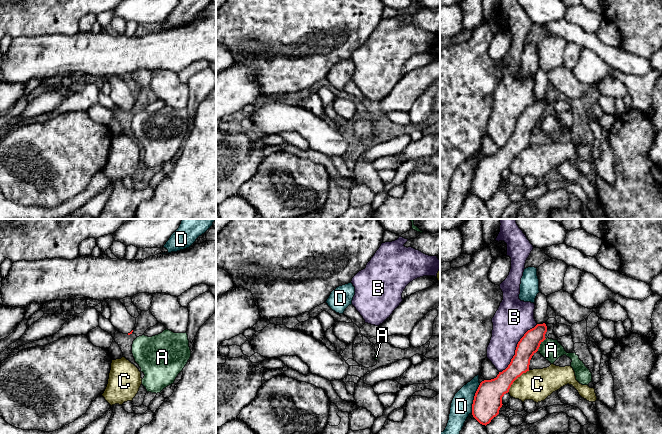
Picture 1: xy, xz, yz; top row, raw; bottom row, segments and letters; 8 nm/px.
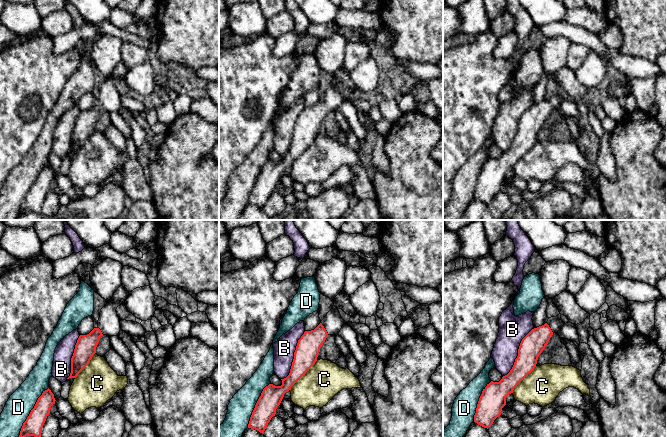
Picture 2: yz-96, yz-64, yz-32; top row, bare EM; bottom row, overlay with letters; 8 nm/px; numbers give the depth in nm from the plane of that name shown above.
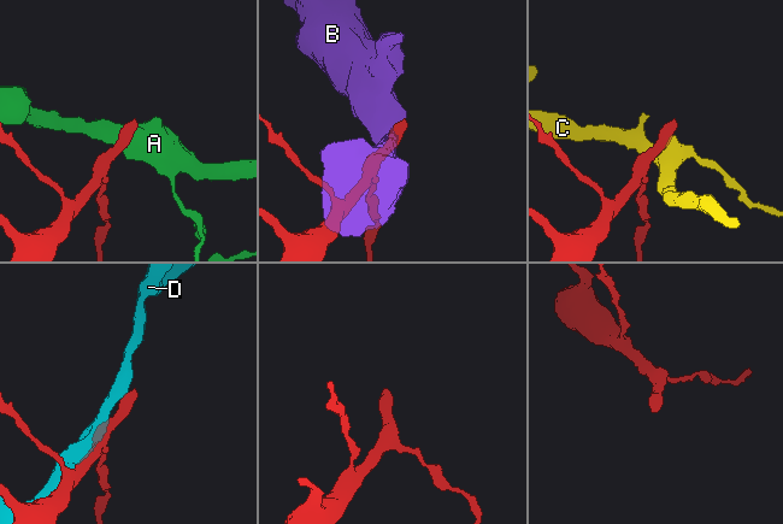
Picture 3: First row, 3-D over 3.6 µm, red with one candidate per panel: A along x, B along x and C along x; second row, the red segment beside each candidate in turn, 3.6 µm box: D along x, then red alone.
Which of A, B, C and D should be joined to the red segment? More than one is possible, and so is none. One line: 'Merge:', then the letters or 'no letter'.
Merge: no letter

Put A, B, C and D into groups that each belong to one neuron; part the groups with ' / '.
A / B / C / D

